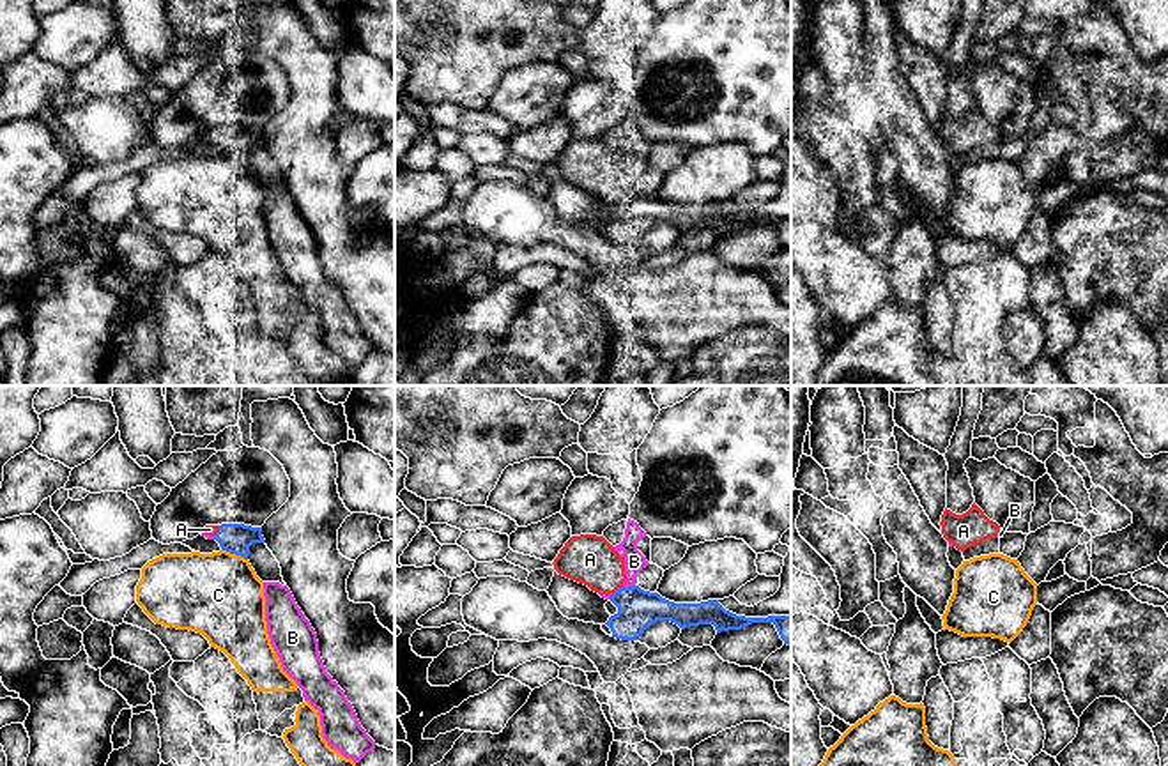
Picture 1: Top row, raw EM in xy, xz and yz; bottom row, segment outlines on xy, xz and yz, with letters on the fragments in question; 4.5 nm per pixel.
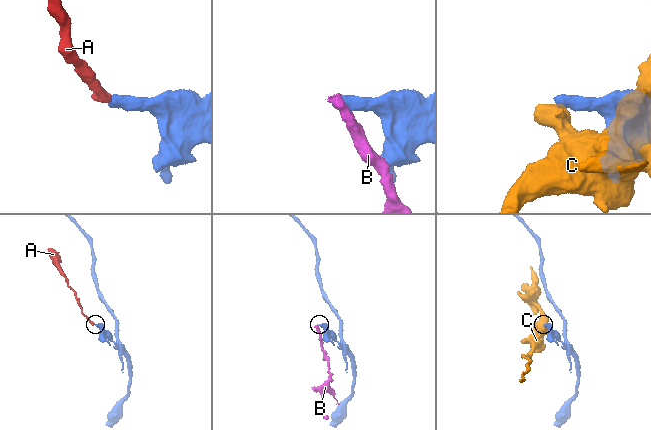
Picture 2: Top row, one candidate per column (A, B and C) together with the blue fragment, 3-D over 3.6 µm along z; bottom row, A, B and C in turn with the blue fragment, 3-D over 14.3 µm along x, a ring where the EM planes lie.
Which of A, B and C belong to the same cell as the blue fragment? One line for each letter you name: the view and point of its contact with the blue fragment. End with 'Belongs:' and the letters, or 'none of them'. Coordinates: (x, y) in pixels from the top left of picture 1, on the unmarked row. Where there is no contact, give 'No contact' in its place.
A: Touches blue at xz (616, 195)
Belongs: A

